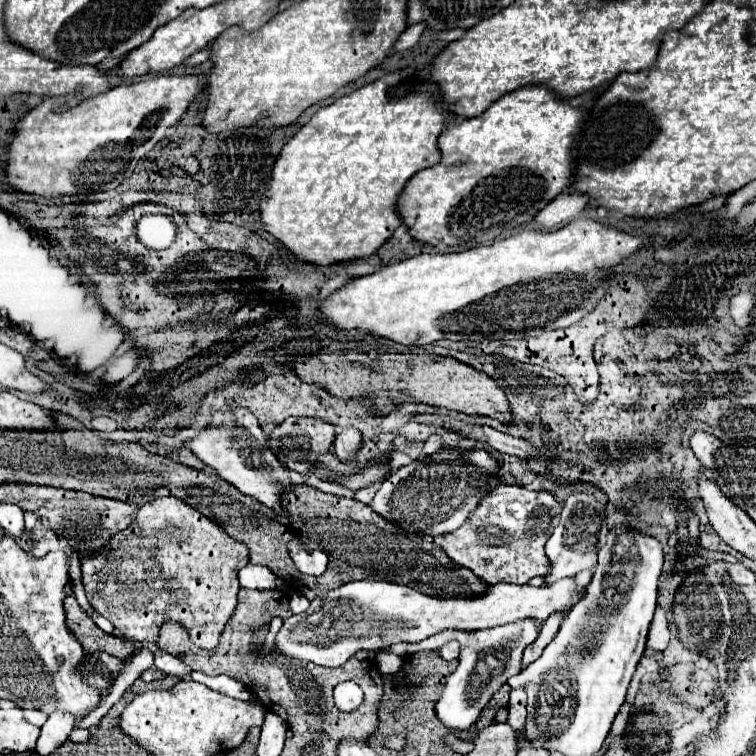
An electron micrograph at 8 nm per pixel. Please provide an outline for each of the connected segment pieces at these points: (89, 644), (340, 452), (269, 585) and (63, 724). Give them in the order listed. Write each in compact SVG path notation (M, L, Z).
M66 595L64 609L66 609L66 625L68 625L70 633L74 633L74 637L78 637L80 645L86 651L106 651L118 659L126 659L132 653L136 653L132 643L98 629L94 625L94 621L86 615L86 611L78 605L74 595Z
M354 427L342 429L334 439L334 453L344 461L360 447L360 433Z
M252 563L240 569L238 579L240 579L240 585L248 589L282 589L284 587L284 581L278 579L270 569L262 565L252 565Z
M52 713L48 715L48 721L42 725L42 733L36 743L38 755L50 755L56 747L60 747L64 741L68 741L68 735L74 729L74 715L70 713Z

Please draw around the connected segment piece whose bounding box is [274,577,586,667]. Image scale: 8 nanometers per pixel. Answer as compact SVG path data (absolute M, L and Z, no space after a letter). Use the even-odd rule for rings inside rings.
M574 577L556 581L554 585L510 585L496 583L482 597L476 599L438 599L420 593L410 585L388 583L388 581L350 581L322 597L316 597L308 611L300 615L290 615L280 631L276 633L276 653L282 657L292 657L298 661L310 661L324 667L340 667L352 655L362 649L384 649L394 643L418 643L430 635L444 629L478 631L488 627L498 627L514 621L536 619L546 621L554 613L568 613L570 605L586 597L586 589L578 589ZM380 589L388 591L388 611L380 611Z

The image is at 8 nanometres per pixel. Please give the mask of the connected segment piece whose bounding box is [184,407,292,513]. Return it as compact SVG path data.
M234 407L234 409L226 409L226 411L212 411L212 421L208 427L196 431L196 435L192 439L186 439L184 445L208 467L212 467L224 481L228 481L230 485L234 485L238 491L258 499L260 503L264 503L266 507L278 509L278 513L282 513L280 509L280 493L292 485L290 477L286 477L282 463L274 457L274 453L268 447L266 437L262 435L262 429L258 425L258 419L250 413L250 409L246 407Z

